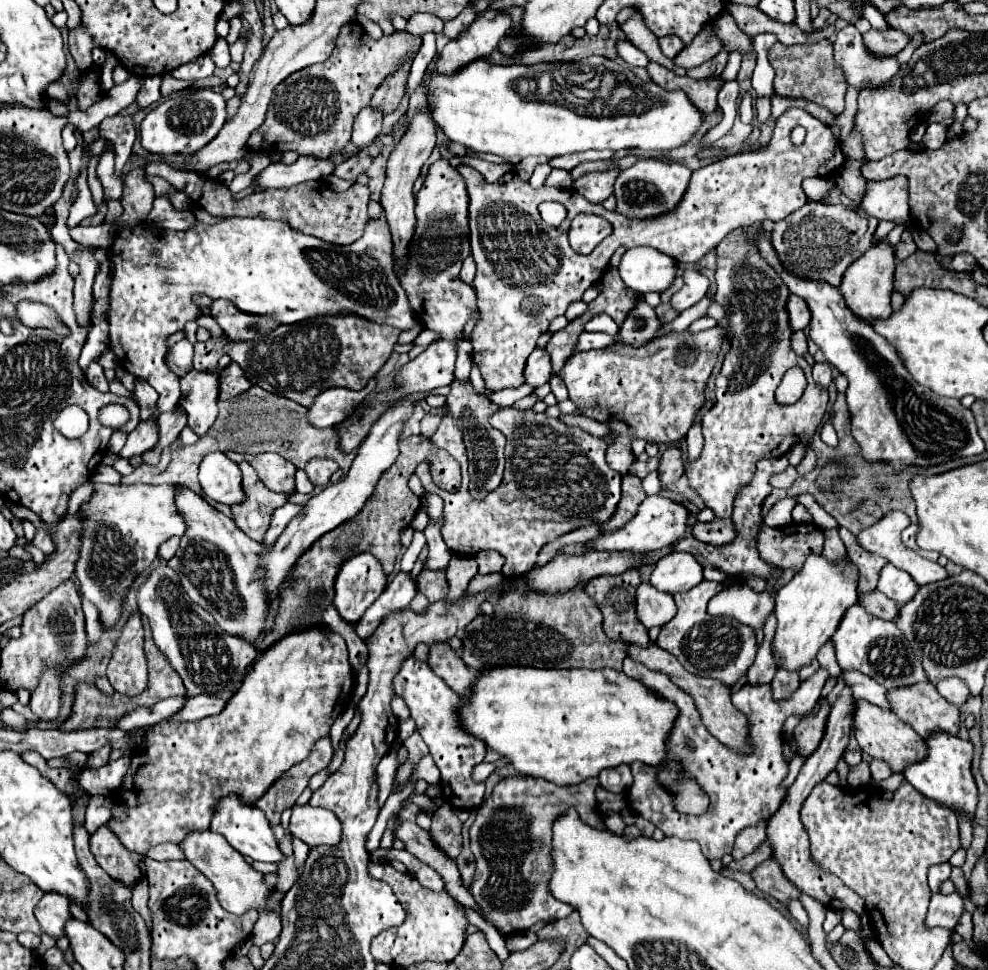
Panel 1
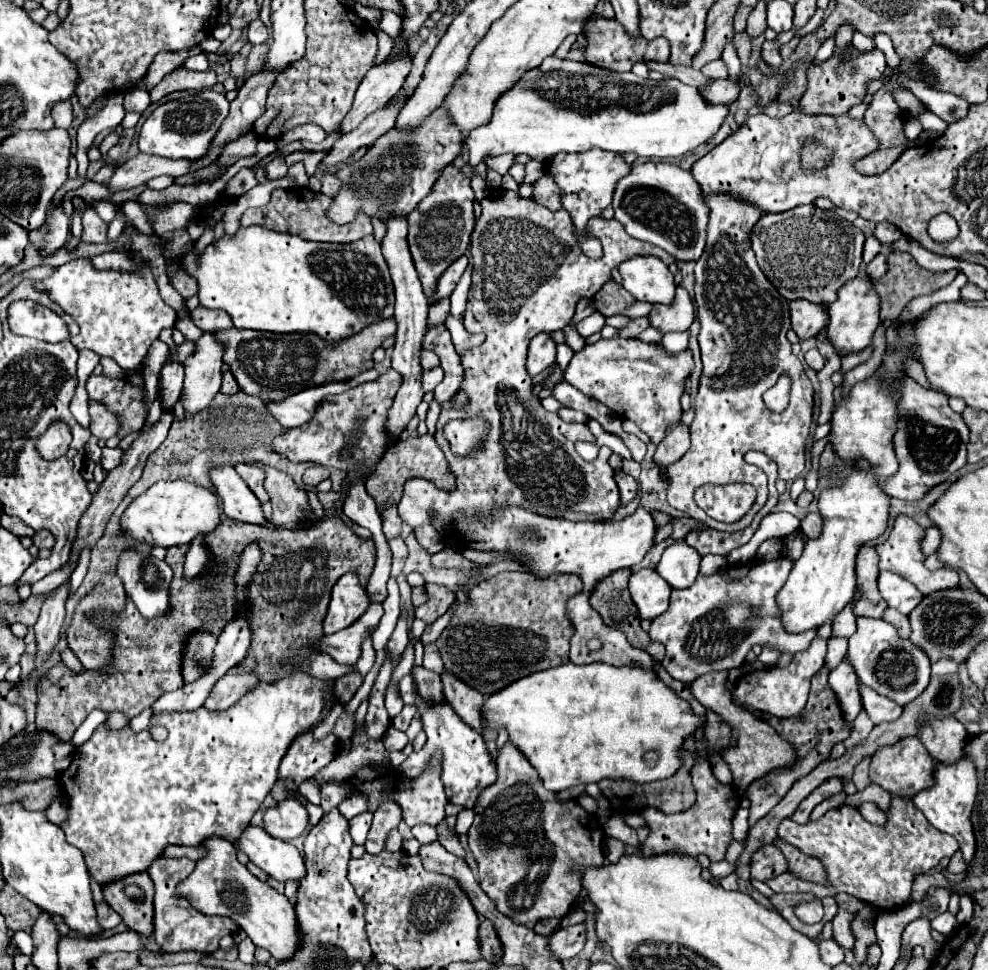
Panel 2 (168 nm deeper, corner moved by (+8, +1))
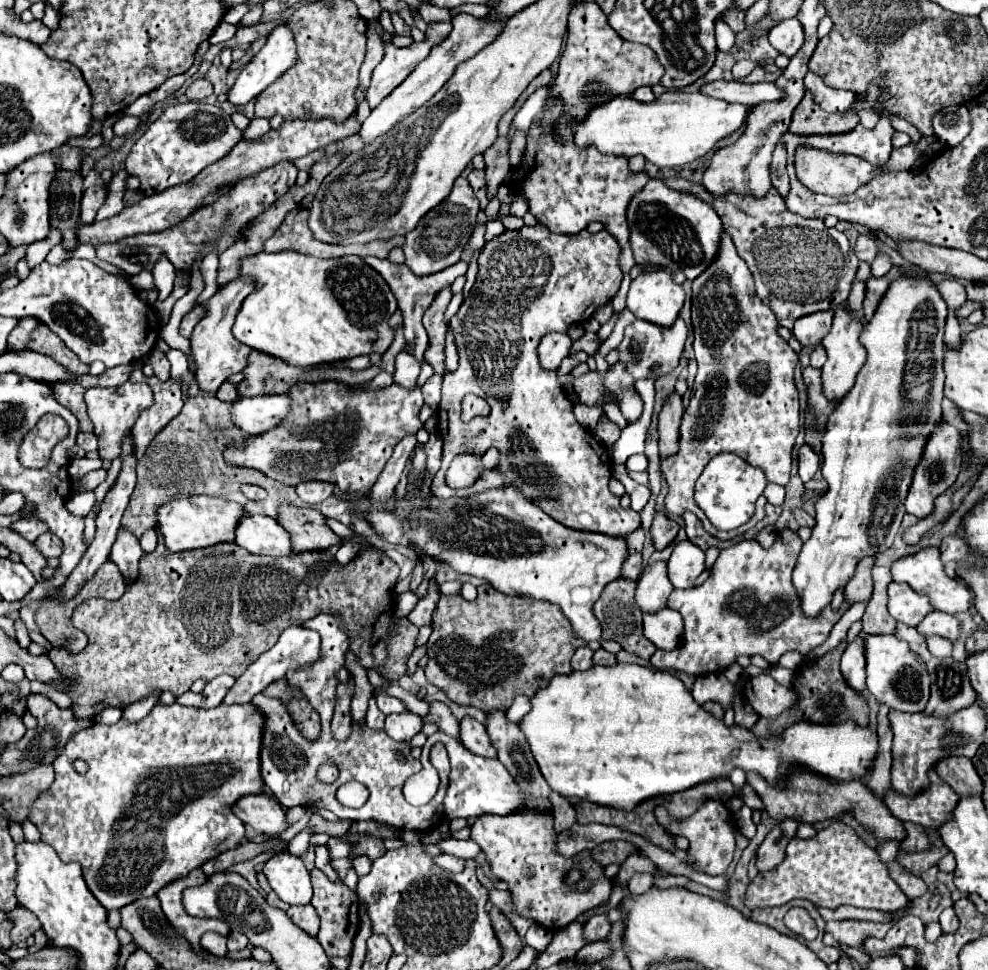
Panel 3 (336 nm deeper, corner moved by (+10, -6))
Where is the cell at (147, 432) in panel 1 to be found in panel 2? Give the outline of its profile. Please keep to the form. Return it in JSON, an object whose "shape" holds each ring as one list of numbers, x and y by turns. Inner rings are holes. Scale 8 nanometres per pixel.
{"shape":[[117,446,117,448,103,448,103,456,101,456,101,466,105,470,113,470,119,462,121,462,121,456,123,456,123,450]]}

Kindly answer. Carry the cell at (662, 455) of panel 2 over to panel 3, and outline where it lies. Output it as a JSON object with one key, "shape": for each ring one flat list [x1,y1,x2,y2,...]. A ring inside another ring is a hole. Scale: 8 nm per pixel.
{"shape":[[669,393,659,413,659,451,671,455,679,443,679,423,683,417,683,401,679,393]]}

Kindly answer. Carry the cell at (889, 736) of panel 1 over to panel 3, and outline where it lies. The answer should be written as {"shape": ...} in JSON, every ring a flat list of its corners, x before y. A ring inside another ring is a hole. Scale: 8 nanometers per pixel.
{"shape":[[931,771,929,777,931,787,921,795,915,795,915,799,887,791,883,801,897,819,911,821,937,831,953,817,953,809,959,803,959,795,935,771]]}

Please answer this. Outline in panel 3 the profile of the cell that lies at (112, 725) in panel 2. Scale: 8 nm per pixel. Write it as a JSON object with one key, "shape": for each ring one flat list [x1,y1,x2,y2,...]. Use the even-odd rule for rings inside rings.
{"shape":[[155,691,155,693,151,693,151,695,143,697,141,701,131,703,129,707,125,707,125,709,123,709,123,717,125,717,127,721,131,721,131,723,141,721,141,719,143,719,145,715,149,715,149,711,151,711,151,709,157,705,159,695,161,695,161,691]]}

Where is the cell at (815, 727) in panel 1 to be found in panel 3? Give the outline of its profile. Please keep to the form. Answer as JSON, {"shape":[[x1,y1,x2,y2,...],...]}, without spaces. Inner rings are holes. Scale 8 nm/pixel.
{"shape":[[843,641,835,649,827,651,823,657,819,657,815,661,803,661,795,669,795,675,793,675,793,691,797,693,797,703,789,711,783,711,777,717,771,717,771,719,763,719,761,717,755,723,753,733,761,735,761,737,777,735,777,733,781,733,781,729,785,729,787,725,797,723,797,721,843,723,847,719,853,719,853,721,857,721,861,725,867,725,869,723,867,701,865,701,865,697,859,691,849,687,849,683,845,681,845,677,841,675,841,669,839,669,839,659,841,659,841,653,845,651,845,647,847,647,847,641]]}

